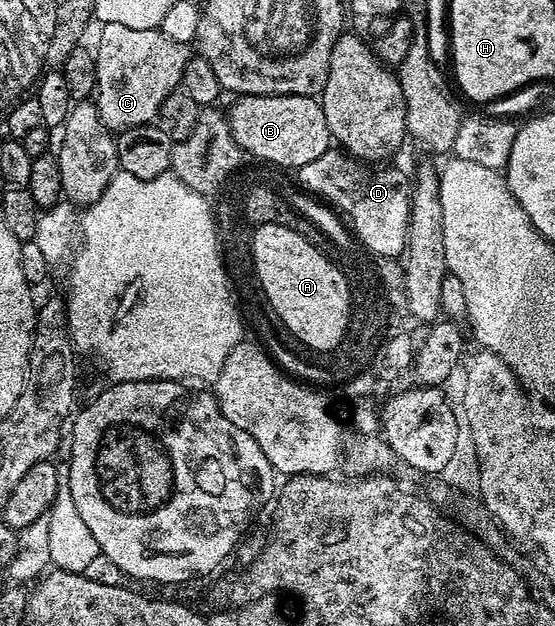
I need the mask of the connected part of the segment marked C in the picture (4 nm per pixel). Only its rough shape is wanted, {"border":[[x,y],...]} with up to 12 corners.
{"border":[[101,25],[96,103],[117,134],[179,91],[187,45]]}

